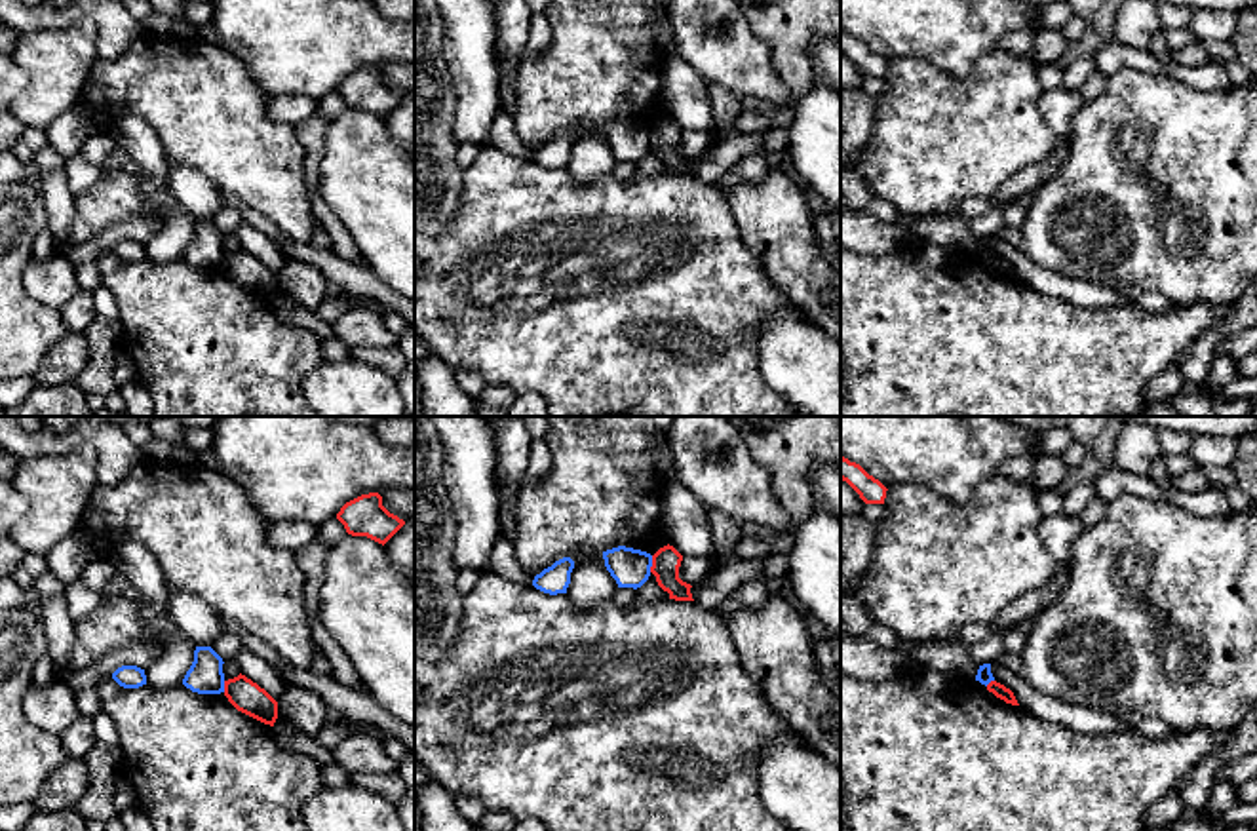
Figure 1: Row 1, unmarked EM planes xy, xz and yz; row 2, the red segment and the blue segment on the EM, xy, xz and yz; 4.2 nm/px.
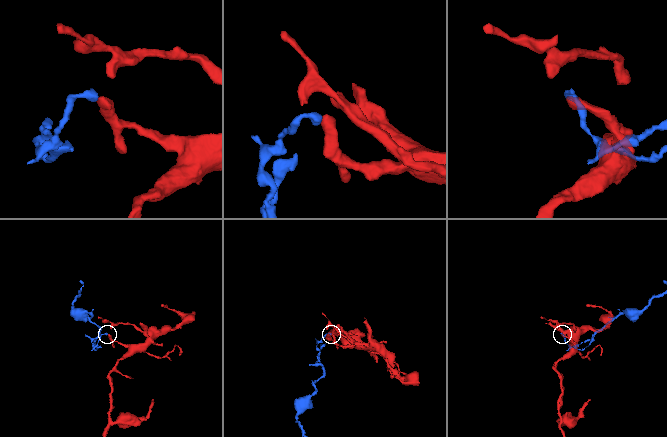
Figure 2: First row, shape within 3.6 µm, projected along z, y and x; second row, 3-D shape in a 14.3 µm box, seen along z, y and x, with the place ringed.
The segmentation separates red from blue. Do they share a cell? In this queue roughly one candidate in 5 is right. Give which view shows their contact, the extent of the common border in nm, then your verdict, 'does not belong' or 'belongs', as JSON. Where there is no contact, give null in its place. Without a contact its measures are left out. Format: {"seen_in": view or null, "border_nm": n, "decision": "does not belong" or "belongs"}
{"seen_in": "xz", "border_nm": 70, "decision": "does not belong"}

